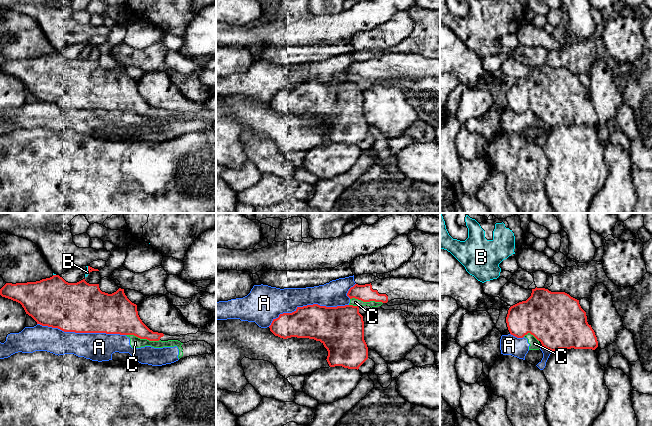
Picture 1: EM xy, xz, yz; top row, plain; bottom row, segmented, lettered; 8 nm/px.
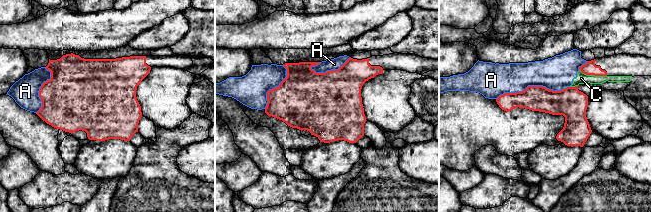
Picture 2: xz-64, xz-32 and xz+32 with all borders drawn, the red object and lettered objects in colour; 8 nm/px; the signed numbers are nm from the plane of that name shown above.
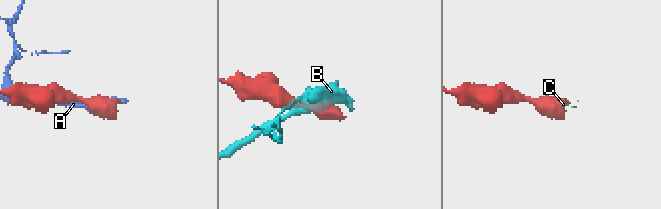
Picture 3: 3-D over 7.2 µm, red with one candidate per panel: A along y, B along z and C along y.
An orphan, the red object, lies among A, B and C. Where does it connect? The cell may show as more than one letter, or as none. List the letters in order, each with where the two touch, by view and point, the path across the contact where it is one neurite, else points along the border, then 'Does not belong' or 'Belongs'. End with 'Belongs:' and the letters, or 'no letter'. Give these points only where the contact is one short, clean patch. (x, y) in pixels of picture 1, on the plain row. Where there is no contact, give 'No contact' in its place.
A: Touches red at xy (81, 108). Does not belong
B: Touches red at xy (88, 45). Does not belong
C: Touches red at xy (143, 114). Does not belong
Belongs: no letter

